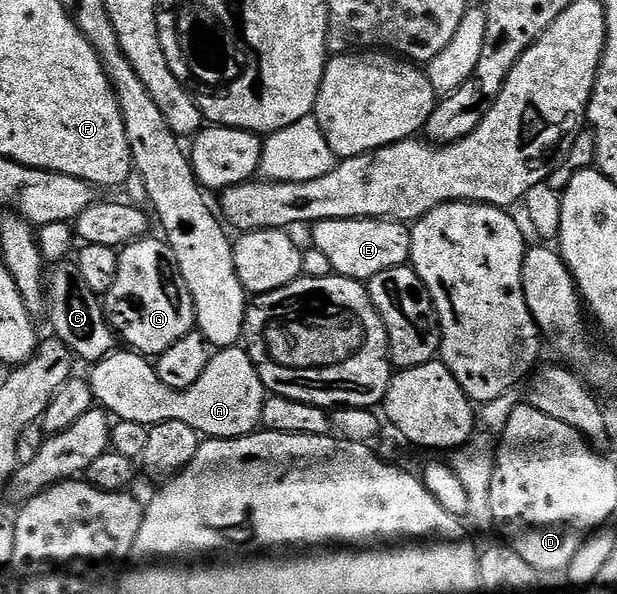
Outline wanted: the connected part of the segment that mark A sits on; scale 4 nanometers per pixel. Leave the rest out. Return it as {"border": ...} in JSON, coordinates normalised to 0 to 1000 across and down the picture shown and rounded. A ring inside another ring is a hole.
{"border":[[[391,582],[353,588],[340,601],[335,620],[329,623],[314,650],[293,658],[271,650],[258,636],[253,618],[240,601],[206,586],[186,589],[180,598],[170,599],[146,621],[146,626],[143,641],[152,675],[190,707],[219,710],[240,721],[256,715],[258,710],[298,710],[318,724],[321,732],[357,741],[400,734],[421,719],[433,655],[420,636],[415,616],[407,609],[402,588]]]}

